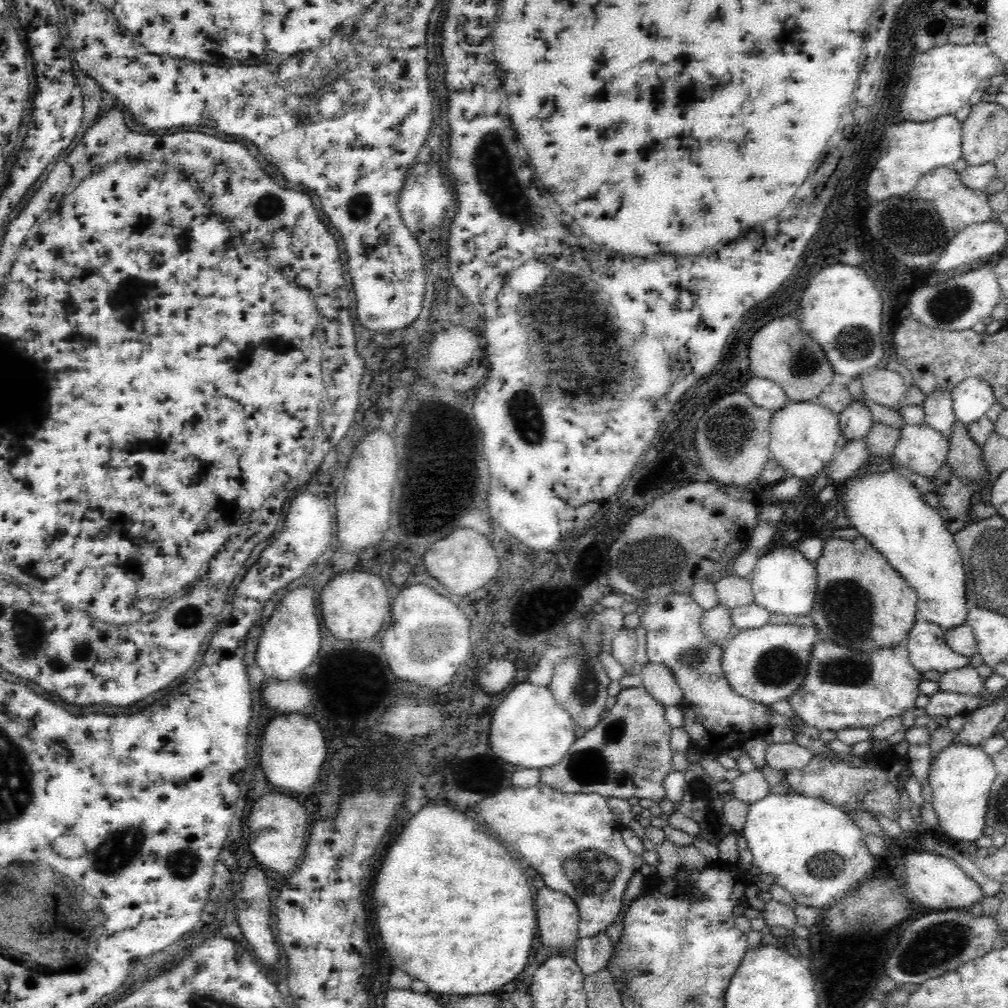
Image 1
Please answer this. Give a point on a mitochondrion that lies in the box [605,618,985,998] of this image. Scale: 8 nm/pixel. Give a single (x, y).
(942, 942)

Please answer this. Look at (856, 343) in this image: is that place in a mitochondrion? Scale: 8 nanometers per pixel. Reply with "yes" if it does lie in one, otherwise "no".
yes

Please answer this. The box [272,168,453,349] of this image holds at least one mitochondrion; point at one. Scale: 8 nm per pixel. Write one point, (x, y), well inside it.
(361, 206)

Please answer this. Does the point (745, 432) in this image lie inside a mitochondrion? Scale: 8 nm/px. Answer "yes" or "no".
yes

